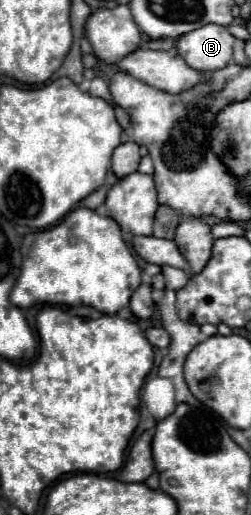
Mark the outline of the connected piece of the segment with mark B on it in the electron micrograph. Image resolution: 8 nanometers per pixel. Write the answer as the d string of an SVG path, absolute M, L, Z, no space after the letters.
M204 25L176 39L176 53L192 67L212 73L232 63L234 35L222 25Z

